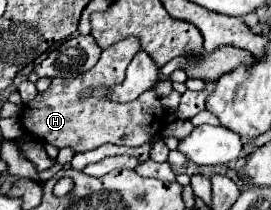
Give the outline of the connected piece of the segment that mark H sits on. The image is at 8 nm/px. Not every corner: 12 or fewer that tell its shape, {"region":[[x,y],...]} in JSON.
{"region":[[128,36],[76,78],[52,78],[20,122],[74,152],[140,146],[164,124],[156,92],[130,104],[96,92],[124,78]]}

